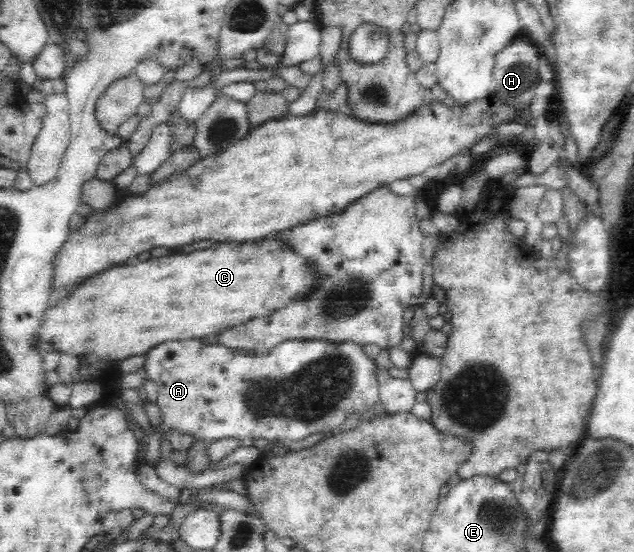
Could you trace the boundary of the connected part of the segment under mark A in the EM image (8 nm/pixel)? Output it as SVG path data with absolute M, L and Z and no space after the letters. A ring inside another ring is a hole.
M198 338L173 339L167 342L160 342L157 346L153 346L153 348L147 350L144 369L146 370L146 378L148 380L153 380L158 386L158 399L156 400L156 404L159 406L161 412L161 416L159 416L159 422L161 422L161 424L159 424L157 428L155 428L153 424L149 426L149 435L146 437L146 456L142 463L145 463L147 459L153 460L153 458L157 456L171 433L188 434L196 438L196 440L202 440L207 443L221 440L222 438L234 438L238 441L245 440L245 438L267 438L270 442L288 443L302 440L316 432L322 432L330 430L335 426L341 426L345 418L352 412L360 411L360 413L362 413L378 401L377 379L375 379L375 373L373 373L373 360L365 356L362 345L353 342L332 343L322 340L288 340L276 346L271 353L265 356L257 356L237 350L225 349L225 347L221 345L204 344L201 343Z

